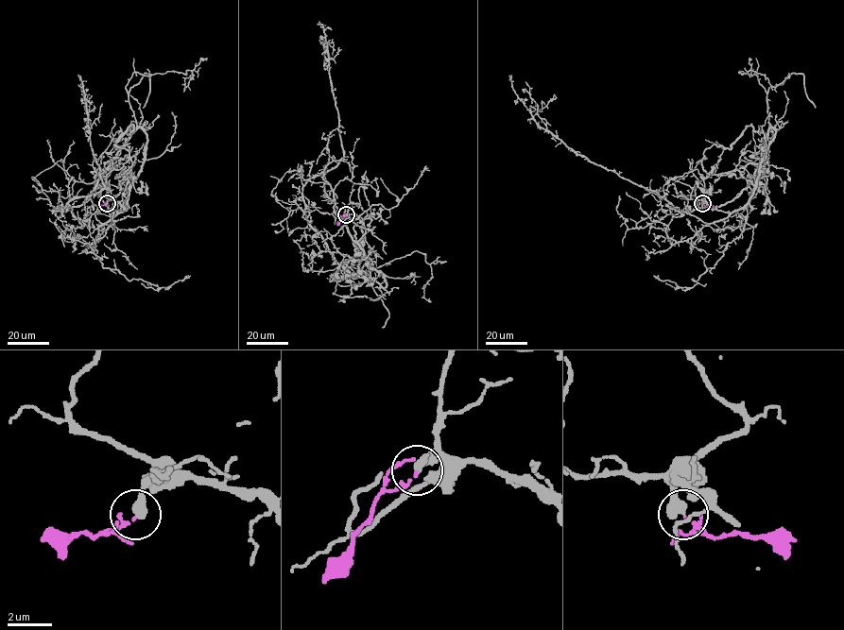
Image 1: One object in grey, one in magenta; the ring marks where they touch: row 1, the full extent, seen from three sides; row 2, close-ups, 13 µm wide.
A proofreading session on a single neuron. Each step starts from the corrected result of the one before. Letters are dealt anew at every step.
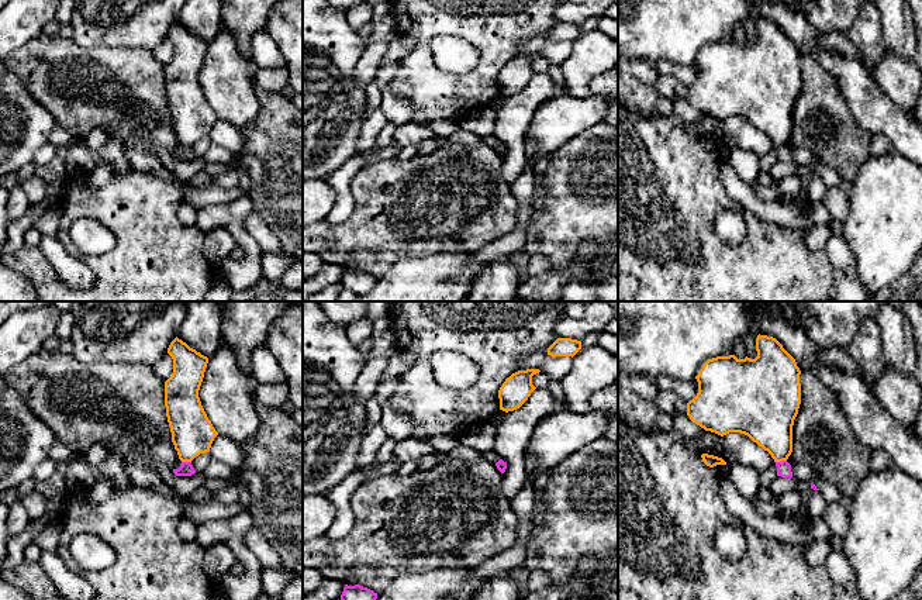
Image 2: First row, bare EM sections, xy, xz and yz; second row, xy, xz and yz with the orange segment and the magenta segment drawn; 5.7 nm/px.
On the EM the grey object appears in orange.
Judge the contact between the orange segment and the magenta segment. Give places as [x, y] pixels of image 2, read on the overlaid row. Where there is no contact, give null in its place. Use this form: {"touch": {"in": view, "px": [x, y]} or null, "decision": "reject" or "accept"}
{"touch": {"in": "yz", "px": [780, 461]}, "decision": "reject"}

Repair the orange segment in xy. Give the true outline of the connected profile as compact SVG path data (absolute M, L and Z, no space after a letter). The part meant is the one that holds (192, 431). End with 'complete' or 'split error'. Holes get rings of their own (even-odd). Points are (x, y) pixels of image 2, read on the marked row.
M177 337L168 354L173 359L173 373L165 382L166 417L179 459L191 462L200 454L210 452L218 435L198 397L208 358Z; complete

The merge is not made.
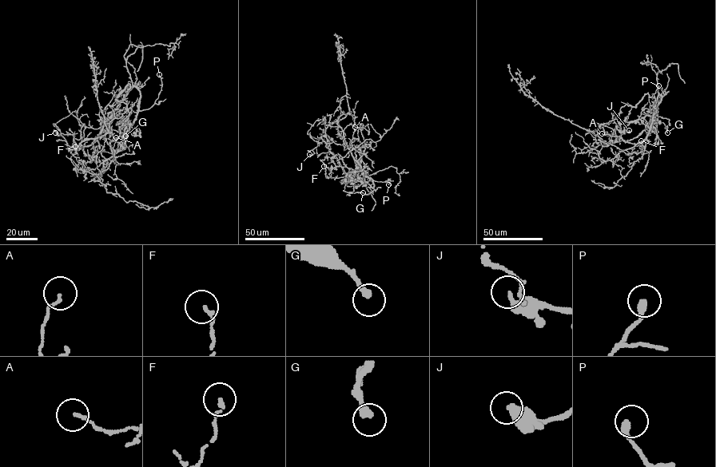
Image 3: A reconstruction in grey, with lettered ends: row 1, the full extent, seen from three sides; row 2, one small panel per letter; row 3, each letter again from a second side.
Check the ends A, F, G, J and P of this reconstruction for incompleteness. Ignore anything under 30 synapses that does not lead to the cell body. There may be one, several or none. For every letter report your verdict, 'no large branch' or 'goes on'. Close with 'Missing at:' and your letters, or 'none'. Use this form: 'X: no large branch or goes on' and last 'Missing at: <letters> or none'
A: no large branch
F: no large branch
G: no large branch
J: no large branch
P: no large branch
Missing at: none

